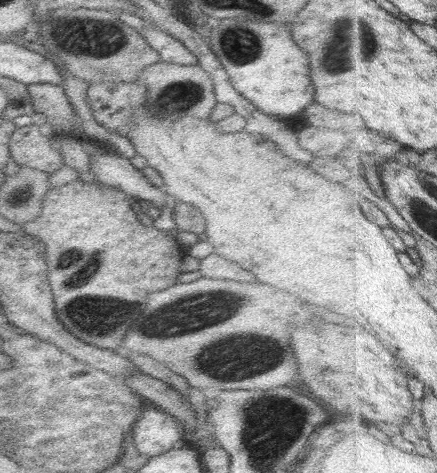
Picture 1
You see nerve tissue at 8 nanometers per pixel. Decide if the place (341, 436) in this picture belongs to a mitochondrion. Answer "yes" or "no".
no

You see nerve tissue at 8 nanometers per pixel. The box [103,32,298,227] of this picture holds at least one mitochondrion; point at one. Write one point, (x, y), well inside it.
(184, 96)

